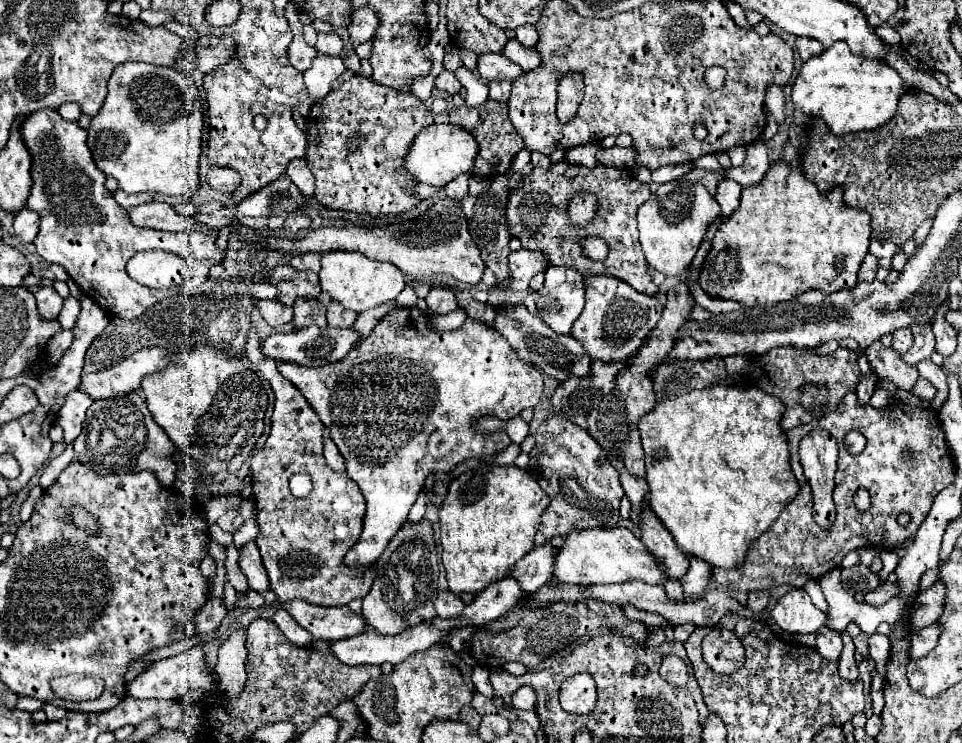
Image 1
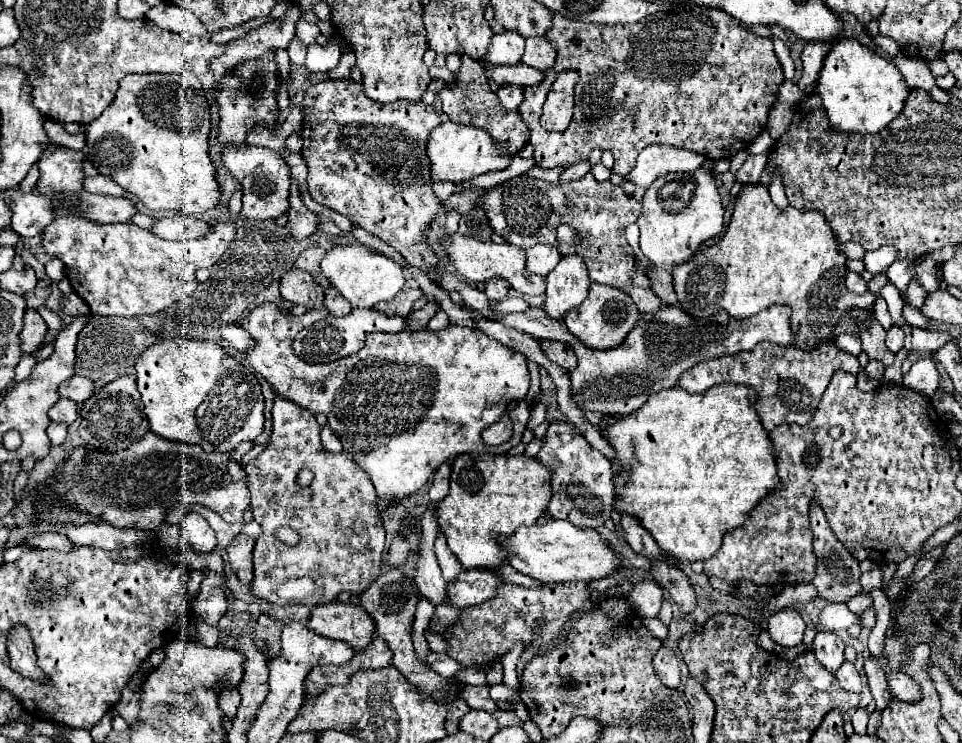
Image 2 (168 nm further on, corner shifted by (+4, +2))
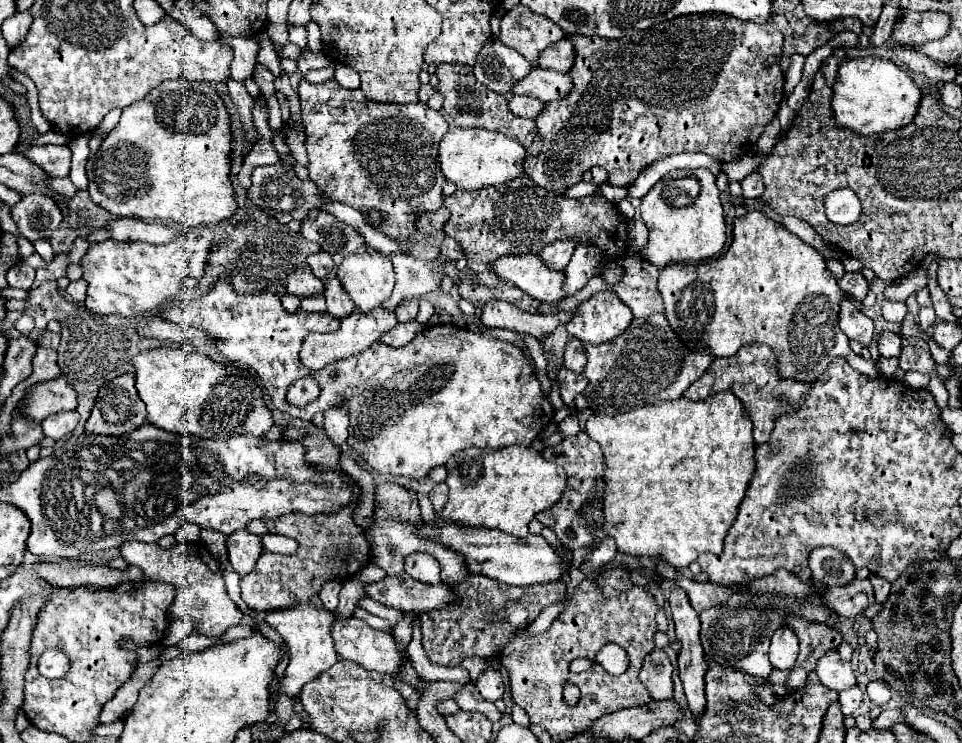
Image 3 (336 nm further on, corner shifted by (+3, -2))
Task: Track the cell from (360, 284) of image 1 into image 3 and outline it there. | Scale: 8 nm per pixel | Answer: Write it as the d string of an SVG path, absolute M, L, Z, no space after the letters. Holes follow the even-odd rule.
M350 254L338 266L336 276L360 312L378 308L394 290L392 262L382 254Z

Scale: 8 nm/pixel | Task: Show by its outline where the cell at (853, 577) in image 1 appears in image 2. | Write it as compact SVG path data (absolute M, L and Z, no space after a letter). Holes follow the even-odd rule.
M817 504L811 506L811 528L813 528L813 546L815 546L815 556L817 556L817 576L813 578L813 584L821 592L821 598L827 598L829 602L847 602L849 598L853 598L861 592L859 562L831 534L825 514L821 512L821 508L817 508Z

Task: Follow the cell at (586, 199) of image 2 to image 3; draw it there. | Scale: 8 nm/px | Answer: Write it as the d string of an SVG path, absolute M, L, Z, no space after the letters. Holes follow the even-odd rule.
M522 174L506 184L496 184L494 188L480 188L476 192L456 190L452 196L444 198L444 204L452 214L444 224L444 232L462 244L468 256L468 268L478 274L478 280L460 282L460 296L472 300L476 308L484 306L490 298L512 302L526 312L536 312L540 304L538 300L524 296L524 292L514 284L500 282L498 276L492 276L490 262L498 256L538 254L554 240L594 244L608 260L618 260L628 254L628 218L602 194L590 194L576 200L568 196L554 196L554 192L538 188L528 176Z

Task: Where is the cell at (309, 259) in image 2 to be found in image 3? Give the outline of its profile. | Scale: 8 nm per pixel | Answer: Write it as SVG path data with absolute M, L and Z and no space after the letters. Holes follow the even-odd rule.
M316 252L316 254L310 254L306 258L306 264L312 268L314 276L324 280L332 270L334 270L334 260L328 252Z

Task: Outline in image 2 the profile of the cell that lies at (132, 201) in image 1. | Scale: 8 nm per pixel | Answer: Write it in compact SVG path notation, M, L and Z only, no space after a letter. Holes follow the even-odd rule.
M91 176L83 180L83 190L93 192L93 194L107 194L107 196L125 196L127 194L121 186L117 186L107 176Z

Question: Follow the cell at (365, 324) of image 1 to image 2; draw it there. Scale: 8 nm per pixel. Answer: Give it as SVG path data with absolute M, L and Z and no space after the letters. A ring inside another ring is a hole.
M417 288L417 290L401 290L393 300L389 302L381 302L377 304L375 308L379 312L387 312L387 316L401 316L405 318L411 310L413 310L413 302L421 296L423 292Z

